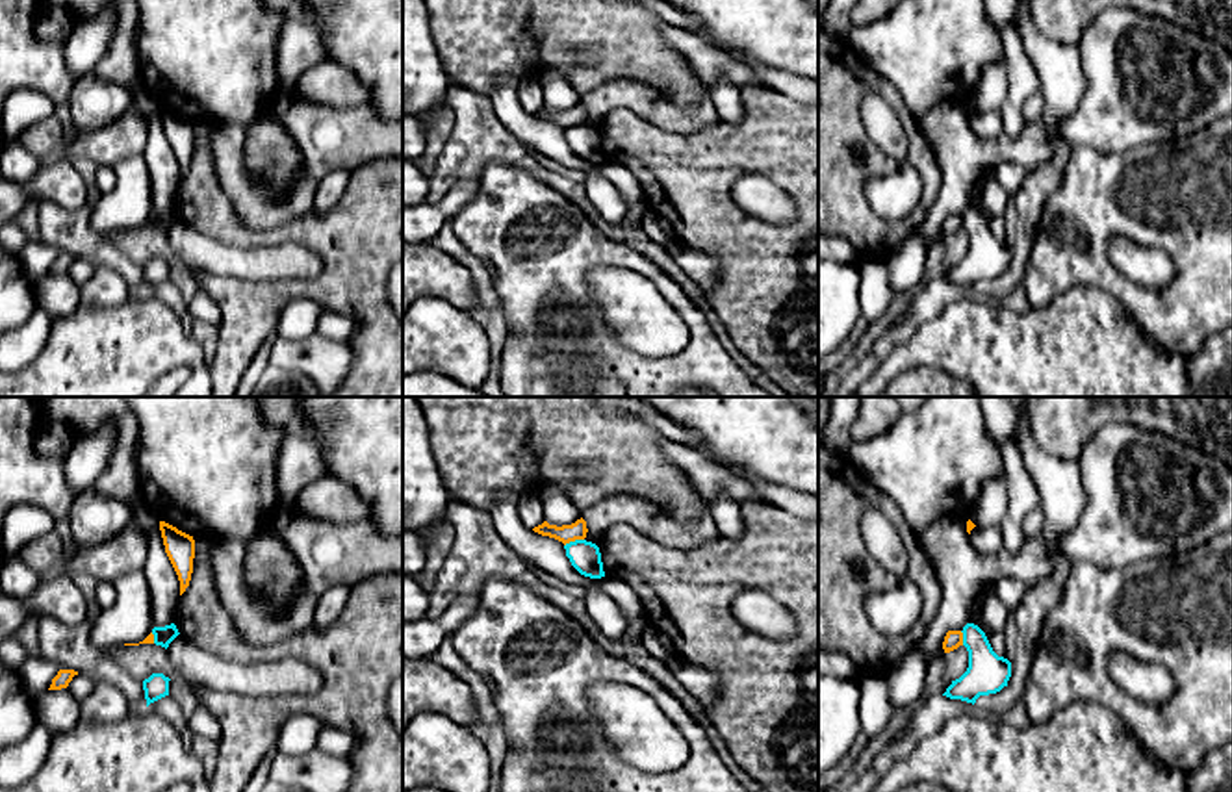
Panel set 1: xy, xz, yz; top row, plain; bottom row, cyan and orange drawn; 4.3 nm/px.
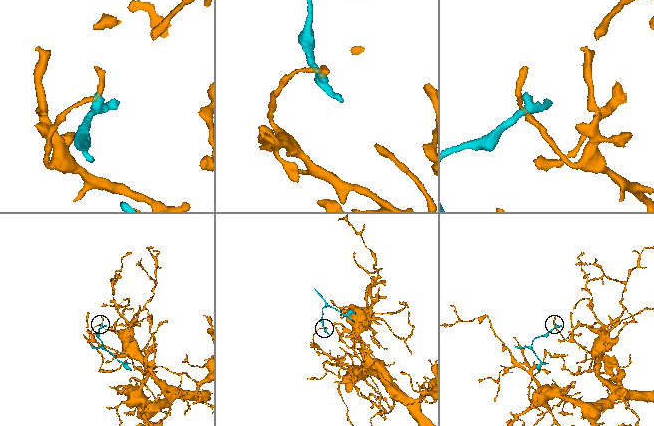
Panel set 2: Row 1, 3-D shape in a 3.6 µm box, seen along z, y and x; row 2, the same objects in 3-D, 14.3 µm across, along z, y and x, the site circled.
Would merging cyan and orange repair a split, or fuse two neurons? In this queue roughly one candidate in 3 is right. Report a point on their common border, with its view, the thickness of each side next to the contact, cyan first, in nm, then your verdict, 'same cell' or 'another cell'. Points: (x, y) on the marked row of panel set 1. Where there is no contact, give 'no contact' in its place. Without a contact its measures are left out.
meets cyan in xz at (576, 540); 140 nm thick on the cyan side, 80 nm on the other; another cell

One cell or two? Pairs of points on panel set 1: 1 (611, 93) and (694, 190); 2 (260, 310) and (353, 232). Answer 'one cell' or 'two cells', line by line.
1: two cells
2: one cell

